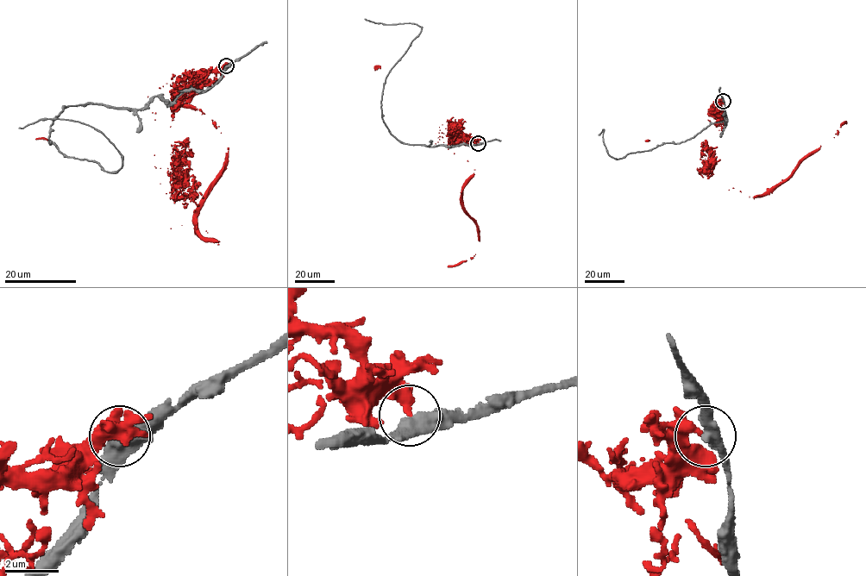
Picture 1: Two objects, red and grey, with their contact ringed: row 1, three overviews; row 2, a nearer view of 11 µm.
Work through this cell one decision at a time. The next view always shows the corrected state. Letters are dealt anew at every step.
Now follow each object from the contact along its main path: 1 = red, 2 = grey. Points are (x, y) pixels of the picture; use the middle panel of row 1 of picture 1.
1: (478, 143), (448, 141), (452, 124), (454, 153), (473, 173), (462, 208), (479, 241), (473, 258), (448, 266)
2: (478, 143), (451, 147), (404, 144), (391, 133), (381, 113), (383, 84), (421, 28), (364, 19)

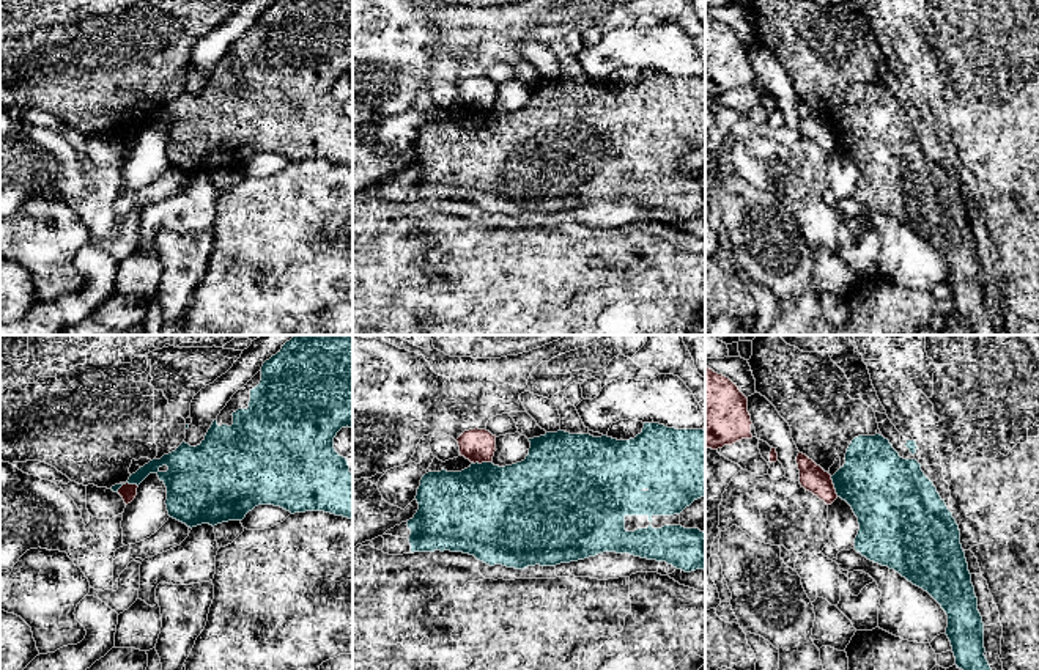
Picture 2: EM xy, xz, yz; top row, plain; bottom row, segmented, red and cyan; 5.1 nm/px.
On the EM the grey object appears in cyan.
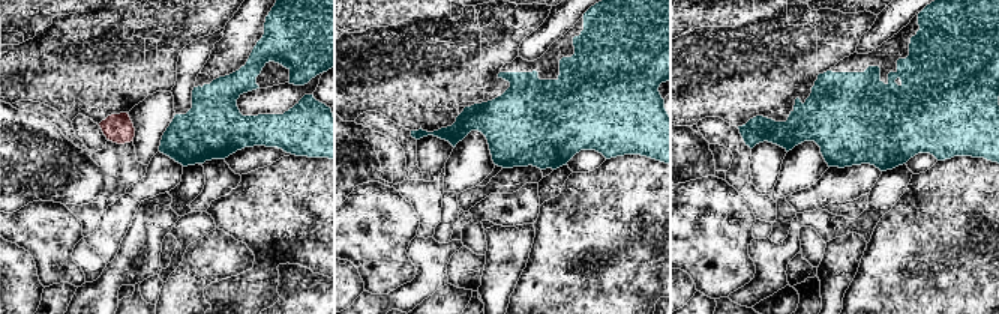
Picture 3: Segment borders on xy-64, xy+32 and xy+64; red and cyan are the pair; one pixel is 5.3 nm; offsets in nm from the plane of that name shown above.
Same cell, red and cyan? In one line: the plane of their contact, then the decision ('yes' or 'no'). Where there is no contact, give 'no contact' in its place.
xy | no

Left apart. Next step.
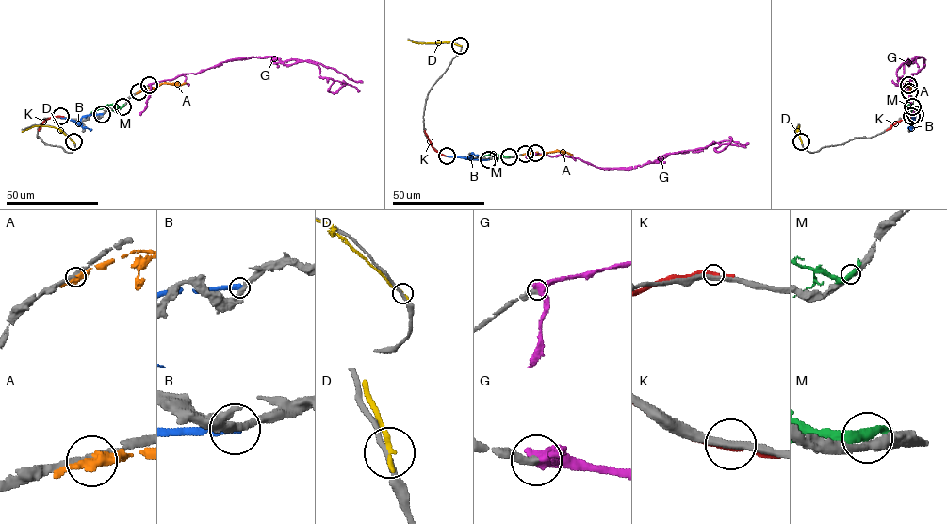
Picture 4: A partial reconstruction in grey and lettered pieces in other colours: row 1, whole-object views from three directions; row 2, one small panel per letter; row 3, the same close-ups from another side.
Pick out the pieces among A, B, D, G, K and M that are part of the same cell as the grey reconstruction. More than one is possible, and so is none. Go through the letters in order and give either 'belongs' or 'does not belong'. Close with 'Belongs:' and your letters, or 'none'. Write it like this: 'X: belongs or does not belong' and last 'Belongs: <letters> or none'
A: does not belong
B: does not belong
D: does not belong
G: belongs
K: does not belong
M: does not belong
Belongs: G

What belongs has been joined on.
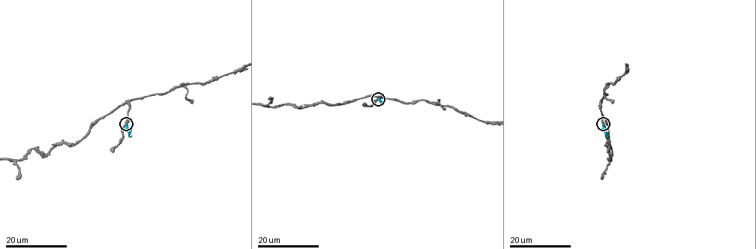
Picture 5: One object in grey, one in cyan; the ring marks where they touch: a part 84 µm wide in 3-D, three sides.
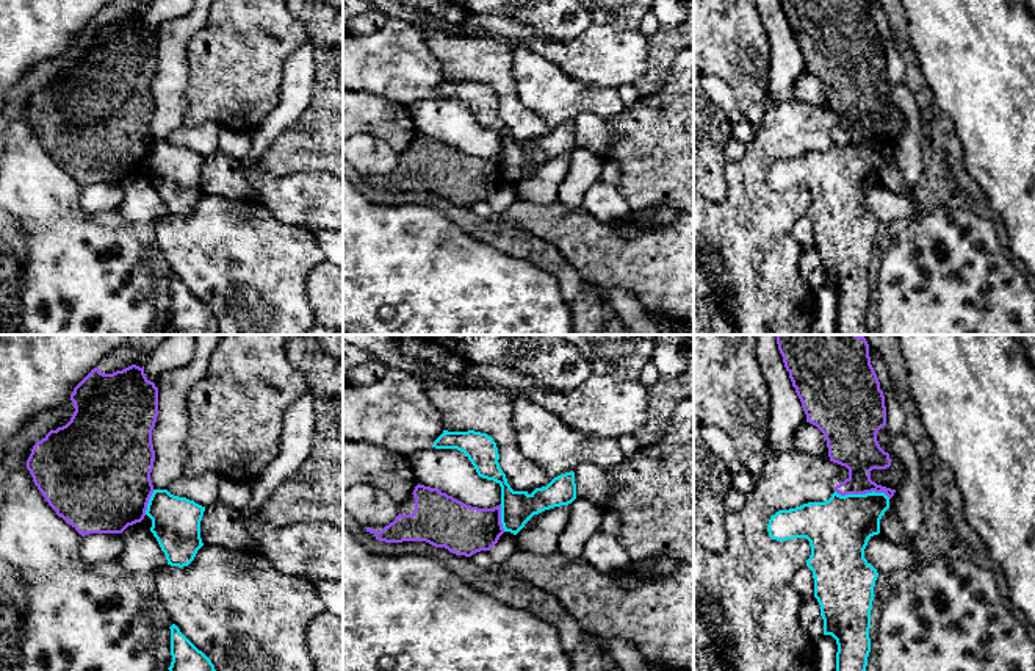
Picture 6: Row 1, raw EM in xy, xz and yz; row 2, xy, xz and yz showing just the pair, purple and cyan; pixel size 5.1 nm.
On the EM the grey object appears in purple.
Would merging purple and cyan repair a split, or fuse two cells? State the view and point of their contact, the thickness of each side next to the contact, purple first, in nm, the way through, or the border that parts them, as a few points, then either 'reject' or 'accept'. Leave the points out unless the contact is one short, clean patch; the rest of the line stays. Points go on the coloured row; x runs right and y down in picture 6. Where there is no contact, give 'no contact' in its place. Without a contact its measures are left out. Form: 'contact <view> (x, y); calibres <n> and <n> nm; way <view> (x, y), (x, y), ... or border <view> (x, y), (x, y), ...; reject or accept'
contact yz (863, 493); calibres 240 and 320 nm; border yz (835, 490), (841, 495), (883, 491), (890, 498); reject

